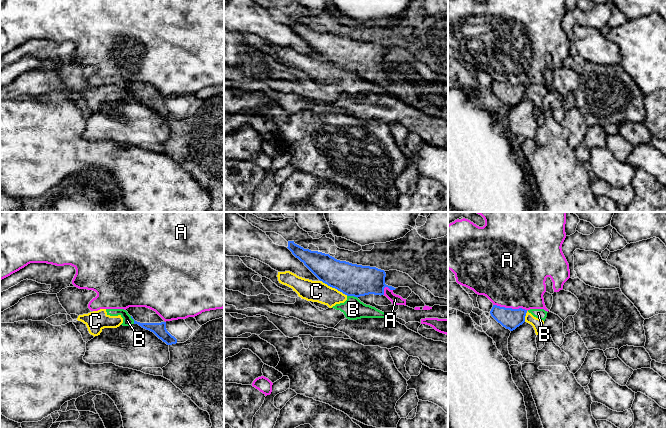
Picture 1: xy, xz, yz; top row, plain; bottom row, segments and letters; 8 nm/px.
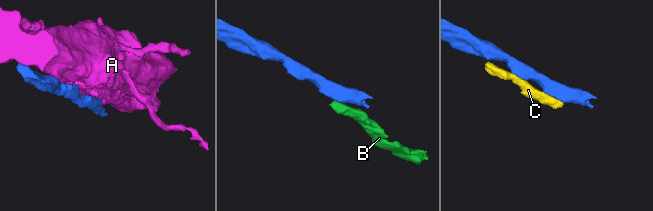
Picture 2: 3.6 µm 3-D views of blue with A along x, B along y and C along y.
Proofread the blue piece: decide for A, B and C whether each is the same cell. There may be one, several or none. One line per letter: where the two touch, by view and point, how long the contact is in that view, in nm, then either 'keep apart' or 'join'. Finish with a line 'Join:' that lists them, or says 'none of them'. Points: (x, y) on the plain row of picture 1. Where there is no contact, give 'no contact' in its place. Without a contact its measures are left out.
A: yz (510, 84) | 280 nm | keep apart
B: xz (352, 71) | 90 nm | keep apart
C: xz (334, 63) | 260 nm | keep apart
Join: none of them

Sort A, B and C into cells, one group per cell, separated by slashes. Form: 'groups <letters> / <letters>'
groups A / B C

